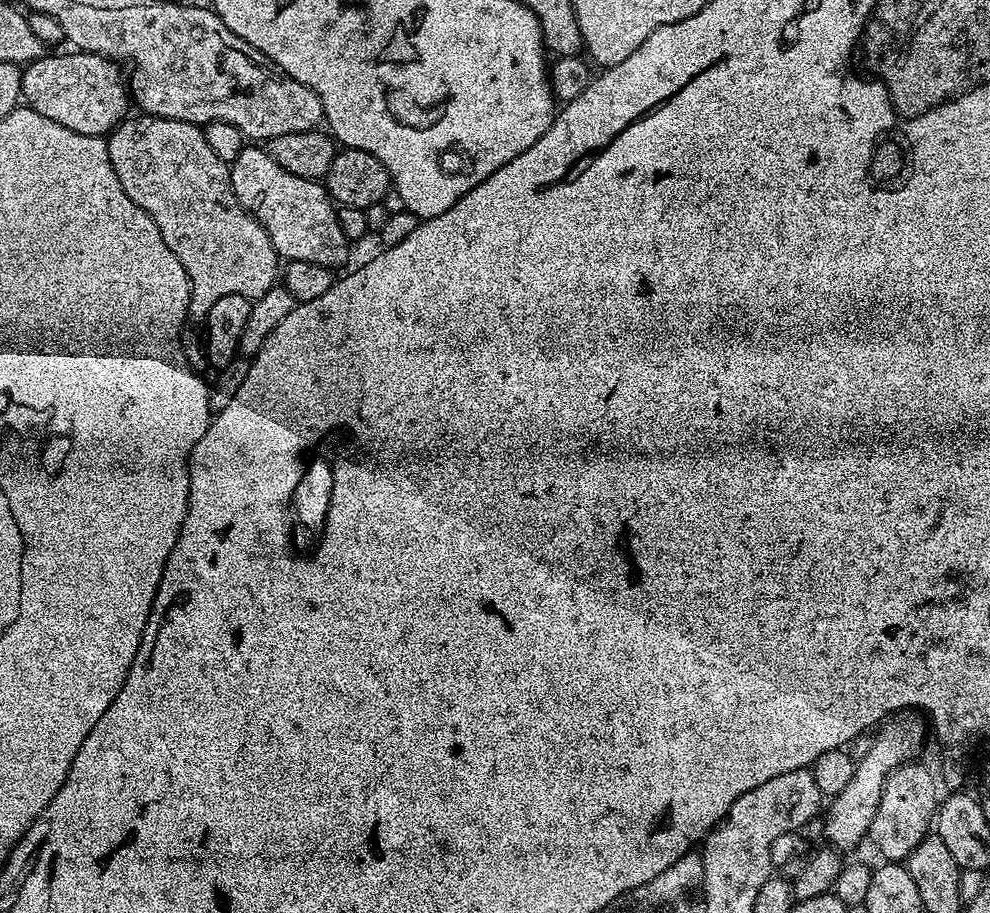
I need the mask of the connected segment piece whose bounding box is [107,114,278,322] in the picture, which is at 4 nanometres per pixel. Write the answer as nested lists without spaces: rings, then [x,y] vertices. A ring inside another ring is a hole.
[[[136,114],[136,117],[134,116],[117,124],[107,137],[110,162],[114,166],[114,174],[118,174],[118,182],[122,182],[122,190],[126,190],[126,194],[130,198],[134,198],[134,202],[138,206],[142,206],[142,210],[146,210],[146,214],[150,214],[150,218],[154,218],[154,226],[158,226],[158,234],[162,234],[162,242],[166,242],[166,246],[170,246],[170,250],[174,250],[174,258],[178,258],[178,262],[182,262],[182,266],[186,270],[190,290],[192,291],[190,294],[190,306],[188,307],[188,320],[192,322],[194,320],[207,321],[210,306],[214,306],[214,302],[218,302],[218,298],[226,298],[226,294],[242,294],[250,301],[257,300],[262,294],[266,294],[266,290],[274,287],[278,280],[278,270],[276,274],[278,257],[276,251],[266,234],[266,230],[238,202],[230,182],[232,169],[226,162],[222,162],[222,158],[218,158],[218,154],[214,154],[214,150],[210,150],[210,146],[204,137],[203,127],[199,124],[178,122],[170,118],[158,118],[147,114]]]

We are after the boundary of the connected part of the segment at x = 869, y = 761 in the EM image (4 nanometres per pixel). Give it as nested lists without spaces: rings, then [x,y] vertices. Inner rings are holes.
[[[905,710],[889,716],[875,729],[873,746],[861,761],[856,762],[854,778],[850,778],[842,794],[831,797],[829,804],[832,805],[829,806],[828,813],[827,808],[823,813],[823,839],[833,849],[856,848],[863,840],[865,843],[870,826],[874,822],[874,814],[878,814],[878,802],[882,798],[882,786],[886,778],[898,766],[915,761],[919,757],[916,755],[924,748],[925,721],[920,721],[919,718],[921,719],[915,711]]]

